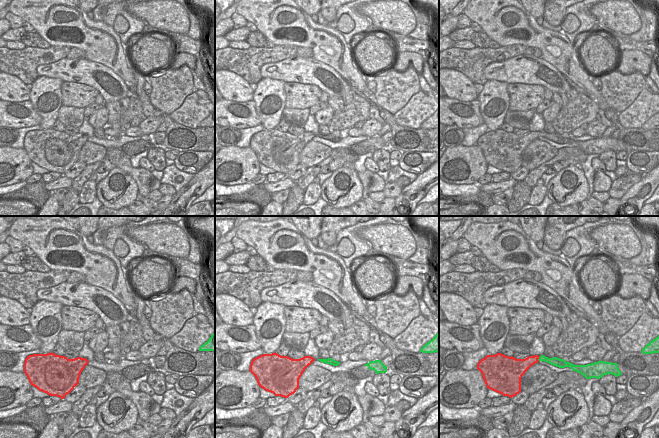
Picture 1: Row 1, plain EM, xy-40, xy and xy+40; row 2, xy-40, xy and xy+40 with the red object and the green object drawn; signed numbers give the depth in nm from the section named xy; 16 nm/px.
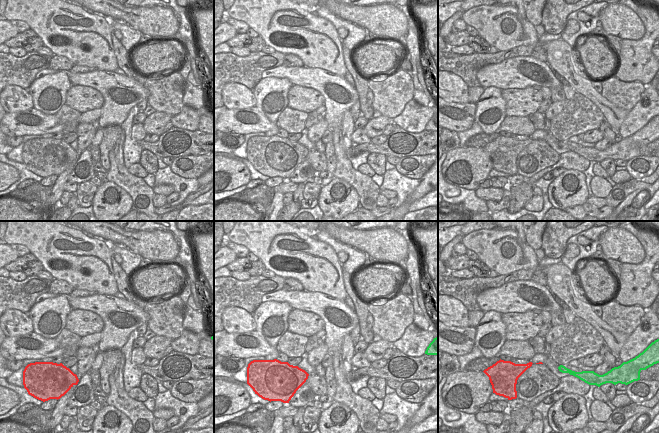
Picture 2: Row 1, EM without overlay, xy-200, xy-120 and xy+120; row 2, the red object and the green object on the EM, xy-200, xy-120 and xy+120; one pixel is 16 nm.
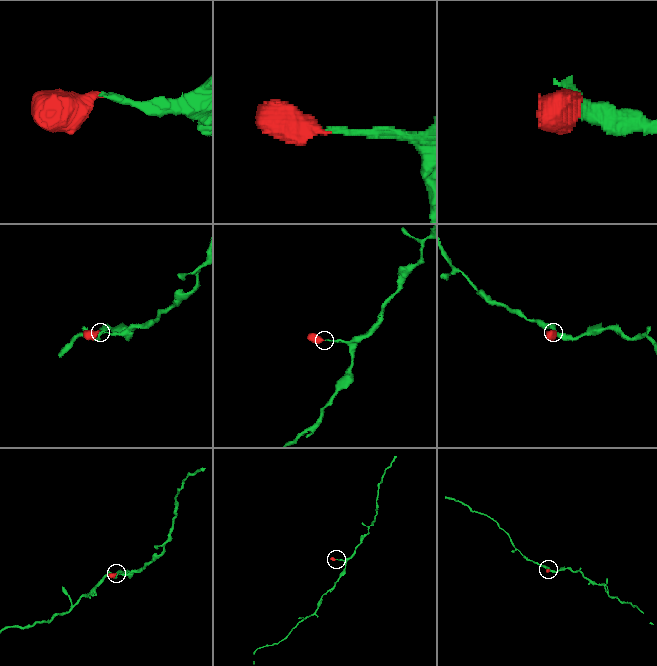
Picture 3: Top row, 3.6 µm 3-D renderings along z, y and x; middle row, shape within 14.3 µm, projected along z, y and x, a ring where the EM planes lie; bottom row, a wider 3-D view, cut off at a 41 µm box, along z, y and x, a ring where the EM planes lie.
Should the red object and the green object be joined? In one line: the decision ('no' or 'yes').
yes

